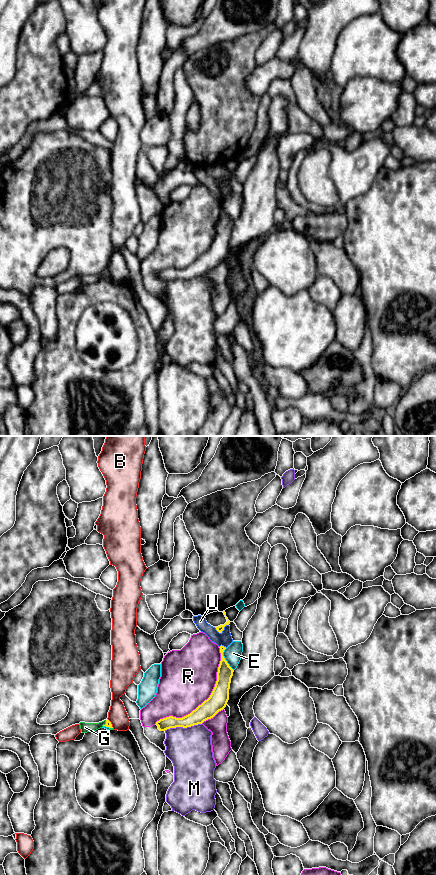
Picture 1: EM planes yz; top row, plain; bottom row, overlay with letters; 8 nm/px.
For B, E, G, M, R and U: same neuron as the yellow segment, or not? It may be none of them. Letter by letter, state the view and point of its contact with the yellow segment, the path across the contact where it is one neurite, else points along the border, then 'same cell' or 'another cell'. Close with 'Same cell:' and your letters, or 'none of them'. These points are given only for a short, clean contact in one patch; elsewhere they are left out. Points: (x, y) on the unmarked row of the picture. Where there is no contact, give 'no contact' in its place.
B: contact yz (110, 275); border yz (107, 270), (113, 279); another cell
E: contact yz (224, 211); another cell
G: contact yz (106, 275); border yz (106, 272), (102, 277); another cell
M: contact yz (182, 278); another cell
R: contact yz (207, 251); another cell
U: contact yz (221, 183); another cell
Same cell: none of them

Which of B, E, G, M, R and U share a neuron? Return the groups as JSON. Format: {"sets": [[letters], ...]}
{"sets": [["B"], ["E", "G"], ["M"], ["R"], ["U"]]}

